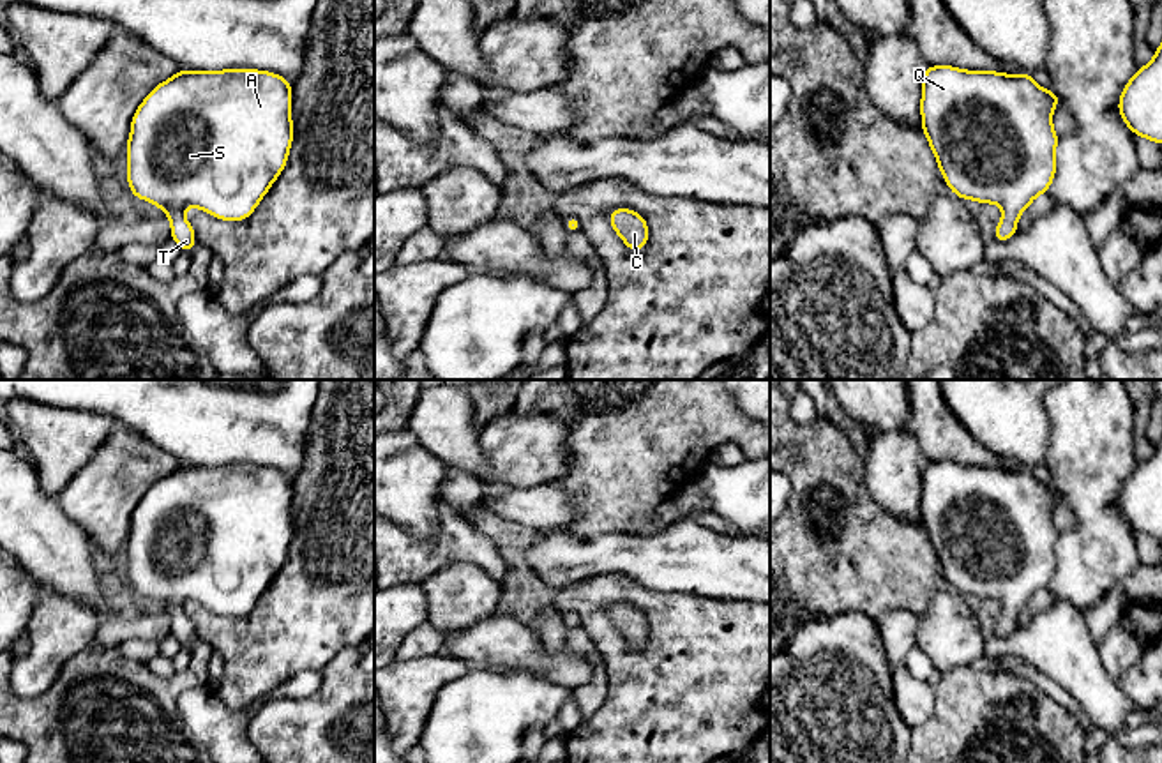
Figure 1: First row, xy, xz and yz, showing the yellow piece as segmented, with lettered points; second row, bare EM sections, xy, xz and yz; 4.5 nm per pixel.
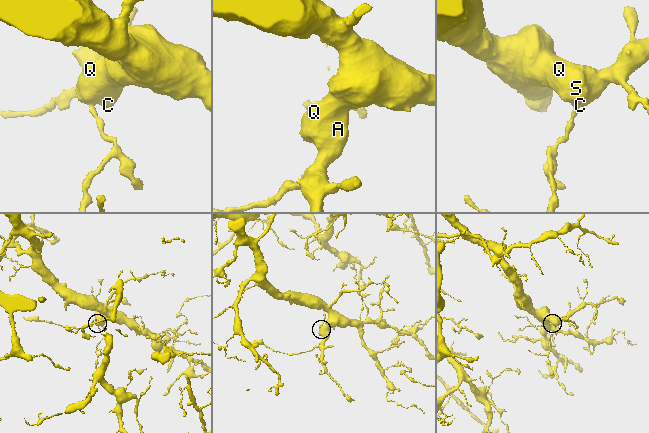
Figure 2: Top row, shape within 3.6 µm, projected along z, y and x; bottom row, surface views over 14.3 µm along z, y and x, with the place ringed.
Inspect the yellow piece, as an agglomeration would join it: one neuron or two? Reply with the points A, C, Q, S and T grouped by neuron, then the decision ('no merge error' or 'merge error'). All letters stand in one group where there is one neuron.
A C Q S T | no merge error

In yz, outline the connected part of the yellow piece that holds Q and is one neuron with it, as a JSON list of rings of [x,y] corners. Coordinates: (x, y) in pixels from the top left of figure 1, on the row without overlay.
[[[927,461],[922,472],[922,528],[938,556],[939,569],[950,586],[961,595],[980,601],[996,599],[1003,604],[992,627],[996,638],[1007,638],[1017,629],[1019,611],[1030,599],[1049,586],[1056,570],[1056,539],[1053,505],[1063,496],[1049,484],[1038,482],[1031,468],[1003,470],[998,466],[964,466],[954,461]]]

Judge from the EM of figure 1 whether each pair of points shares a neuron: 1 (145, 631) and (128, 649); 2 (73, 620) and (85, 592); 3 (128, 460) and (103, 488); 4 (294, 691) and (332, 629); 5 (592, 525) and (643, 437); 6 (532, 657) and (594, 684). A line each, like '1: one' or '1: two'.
1: two
2: two
3: one
4: two
5: one
6: two

